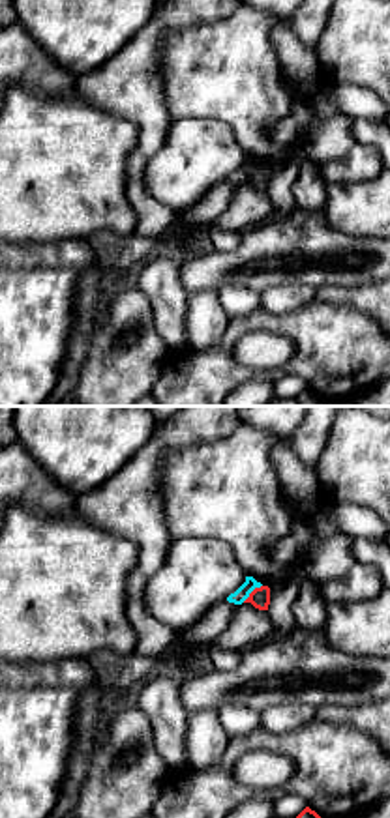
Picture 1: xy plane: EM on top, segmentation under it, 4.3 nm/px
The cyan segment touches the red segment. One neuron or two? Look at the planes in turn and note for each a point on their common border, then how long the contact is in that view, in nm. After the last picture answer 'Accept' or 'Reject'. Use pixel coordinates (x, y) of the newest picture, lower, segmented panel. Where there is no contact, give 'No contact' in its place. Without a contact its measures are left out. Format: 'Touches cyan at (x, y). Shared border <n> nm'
Touches cyan at (252, 590). Shared border 120 nm

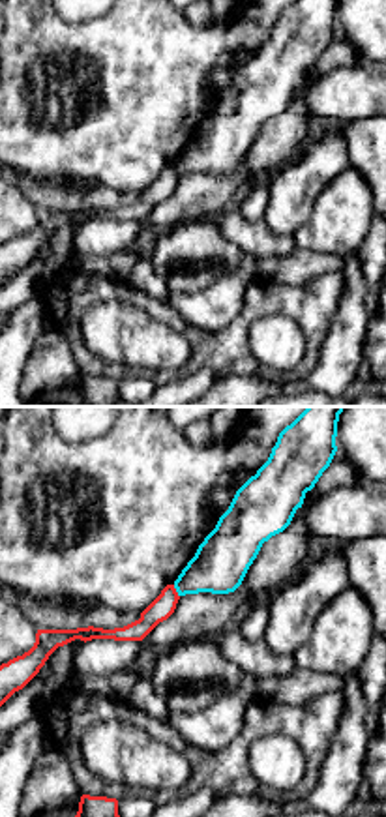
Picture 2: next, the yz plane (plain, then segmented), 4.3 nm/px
Touches cyan at (177, 591). Shared border 60 nm

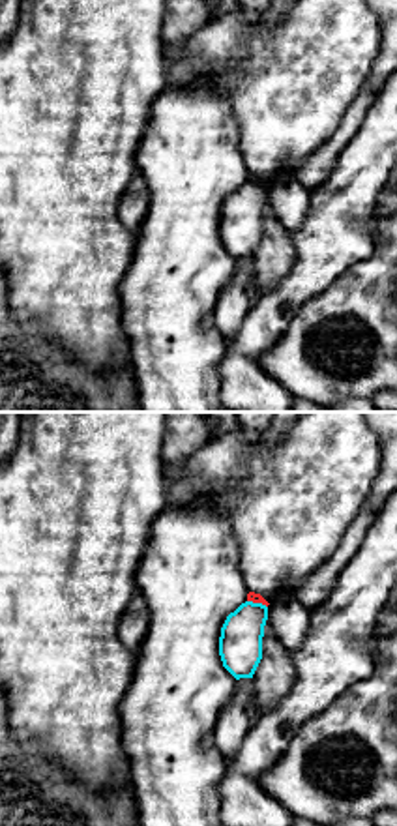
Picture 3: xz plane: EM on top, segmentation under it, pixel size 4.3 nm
Touches cyan at (257, 604). Shared border 90 nm

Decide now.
Reject

